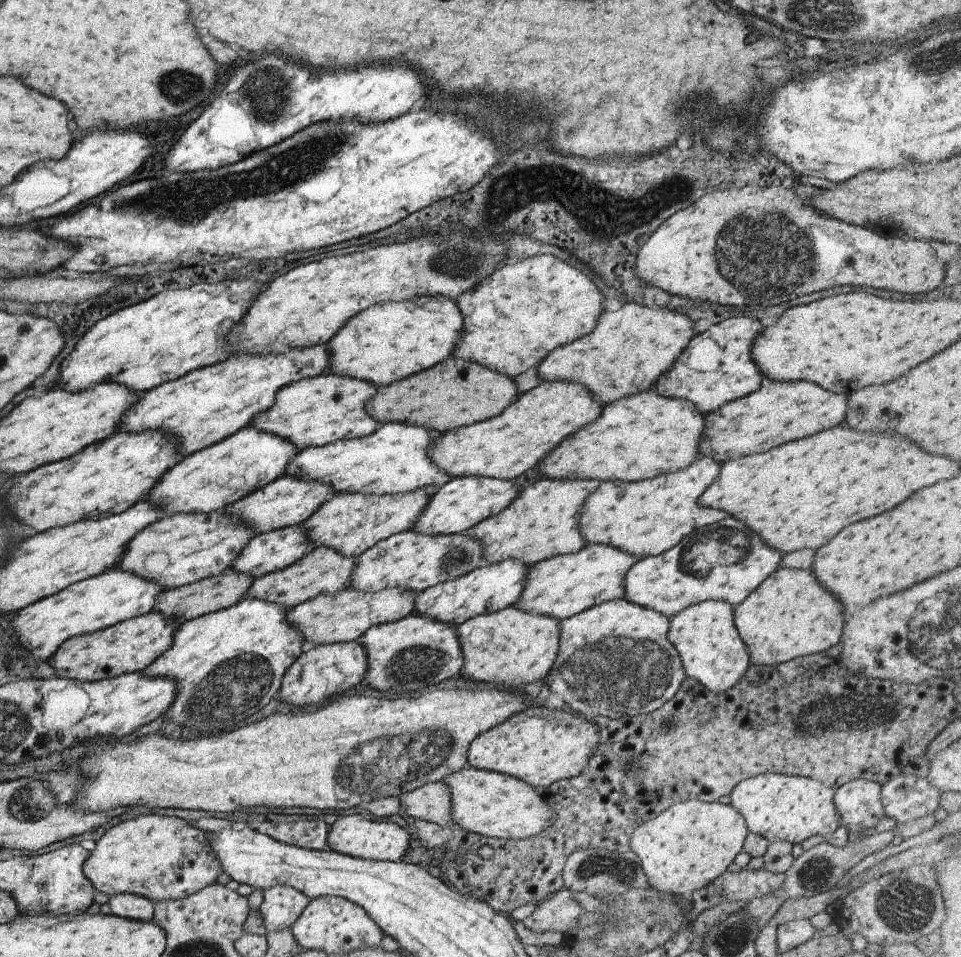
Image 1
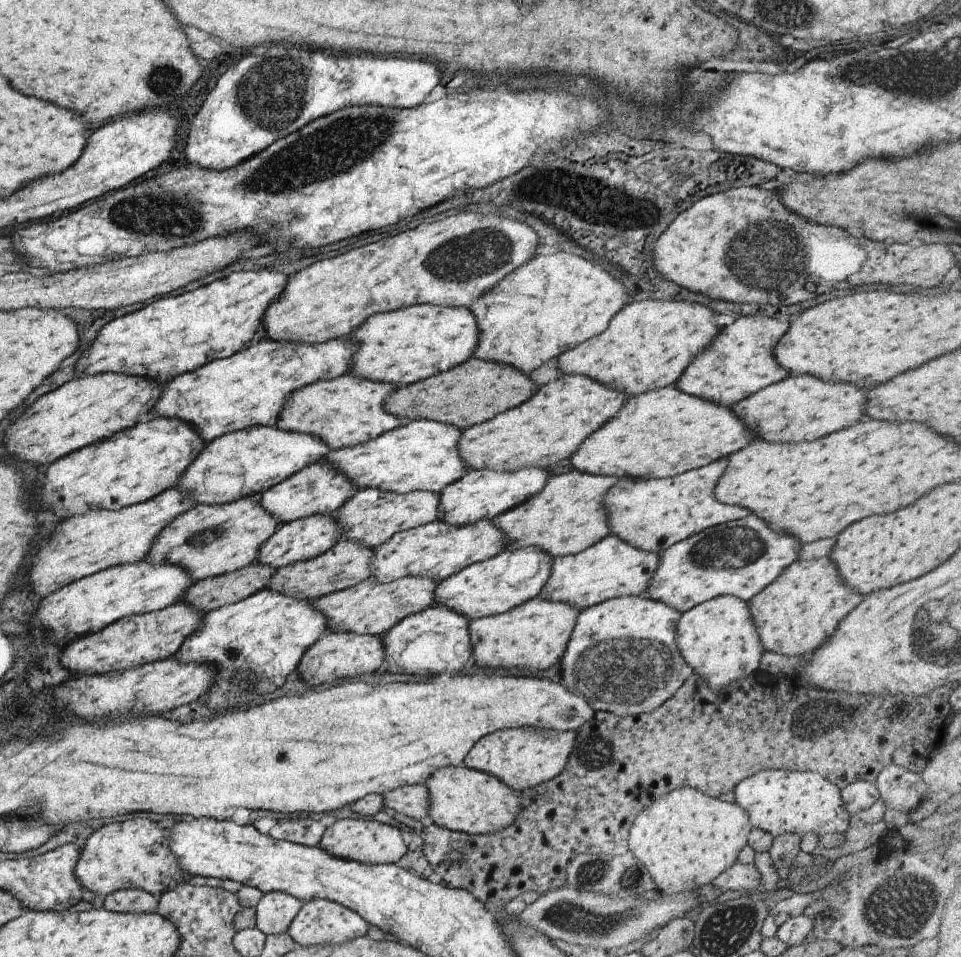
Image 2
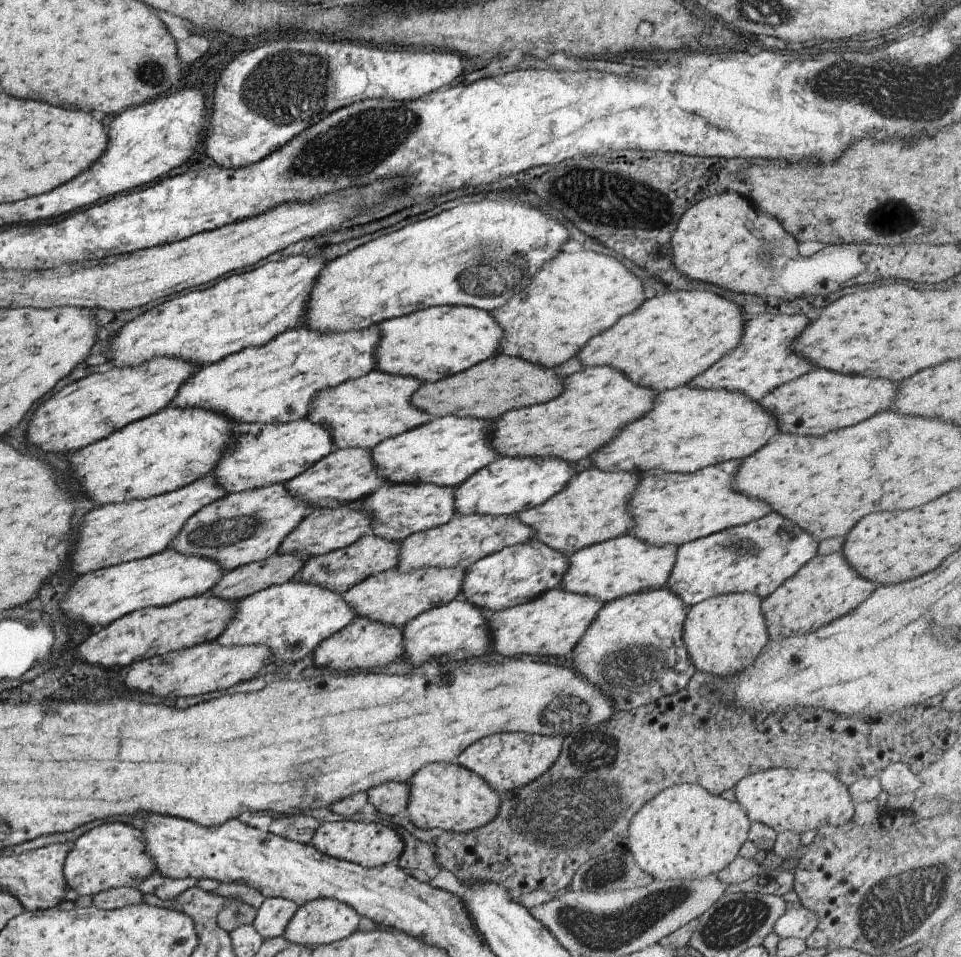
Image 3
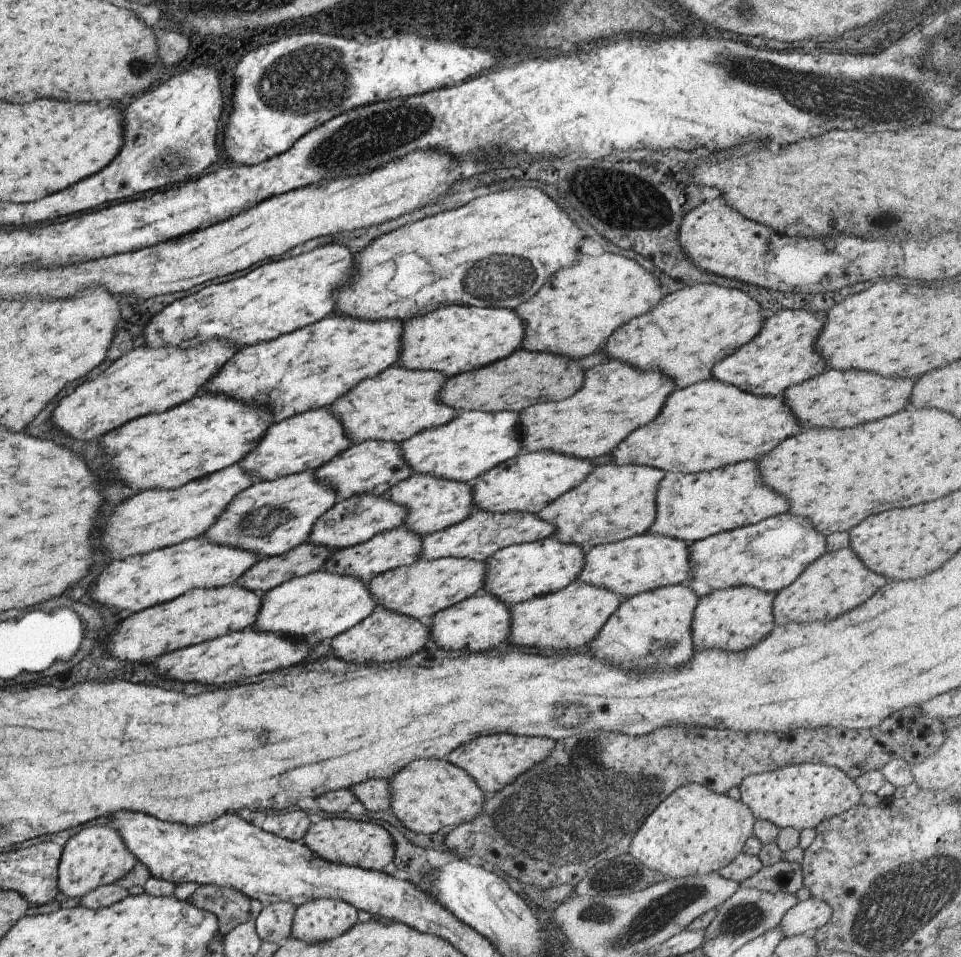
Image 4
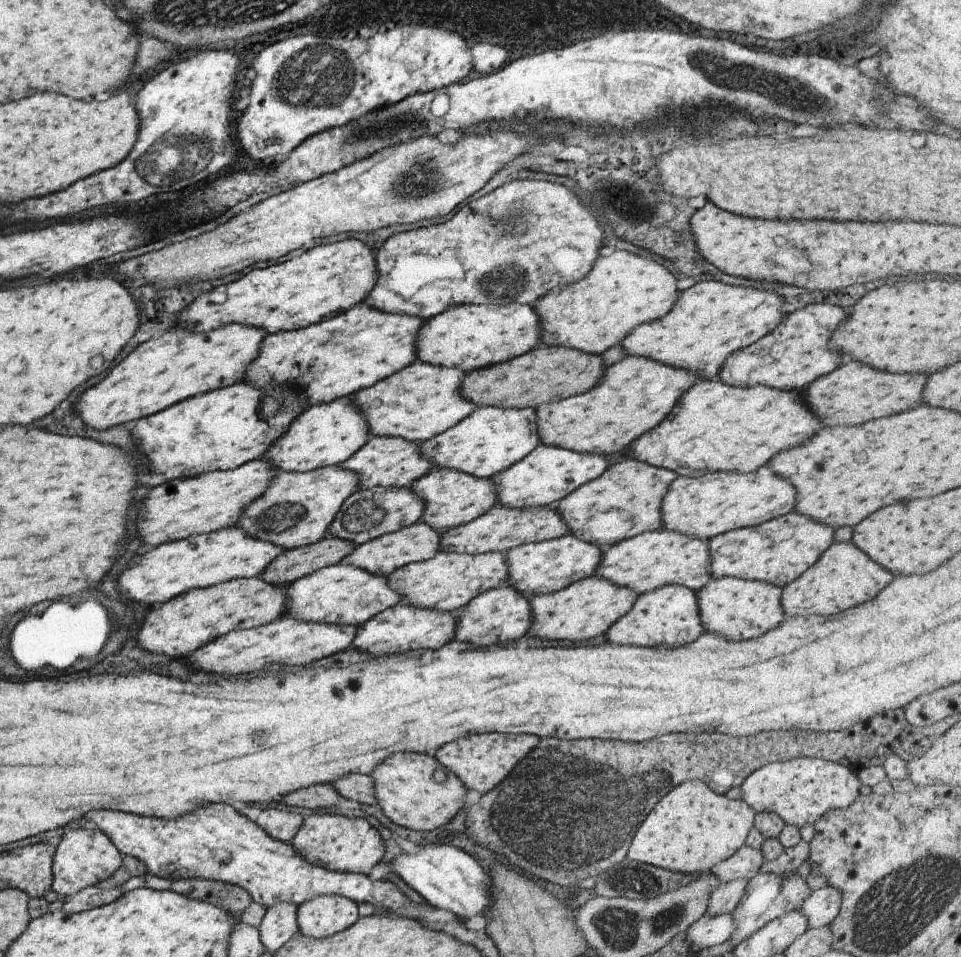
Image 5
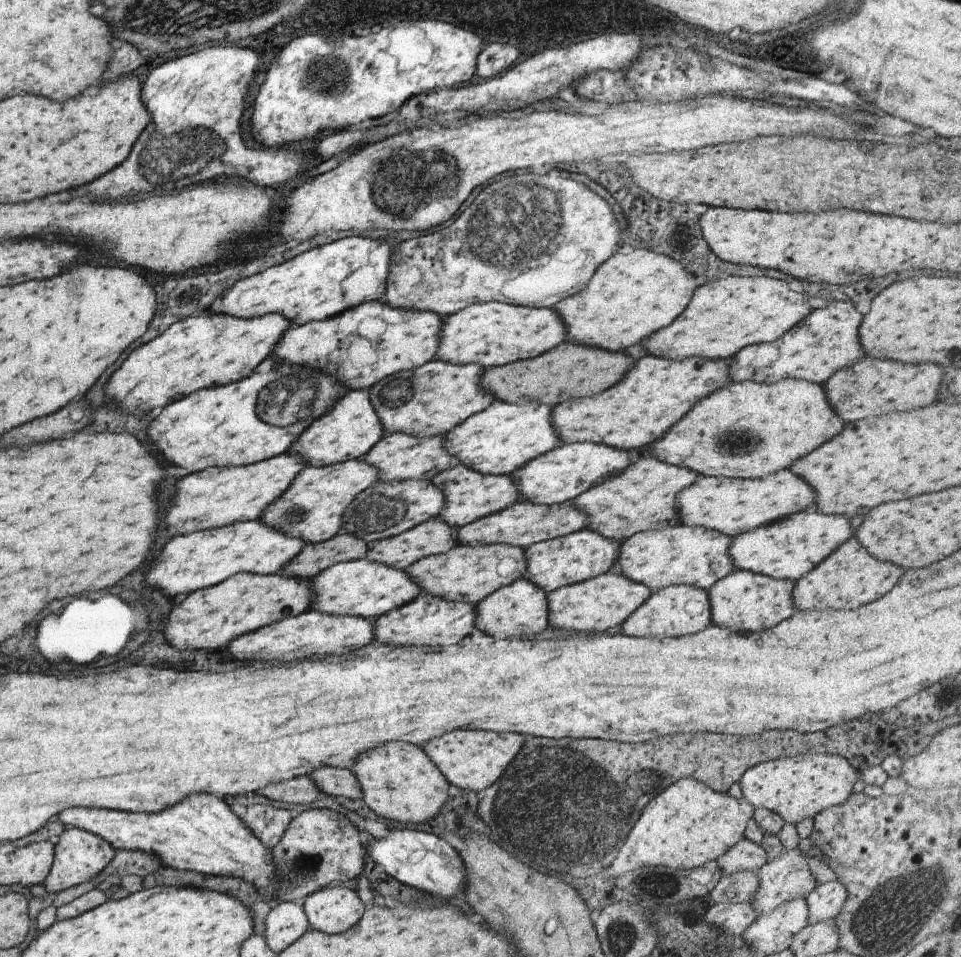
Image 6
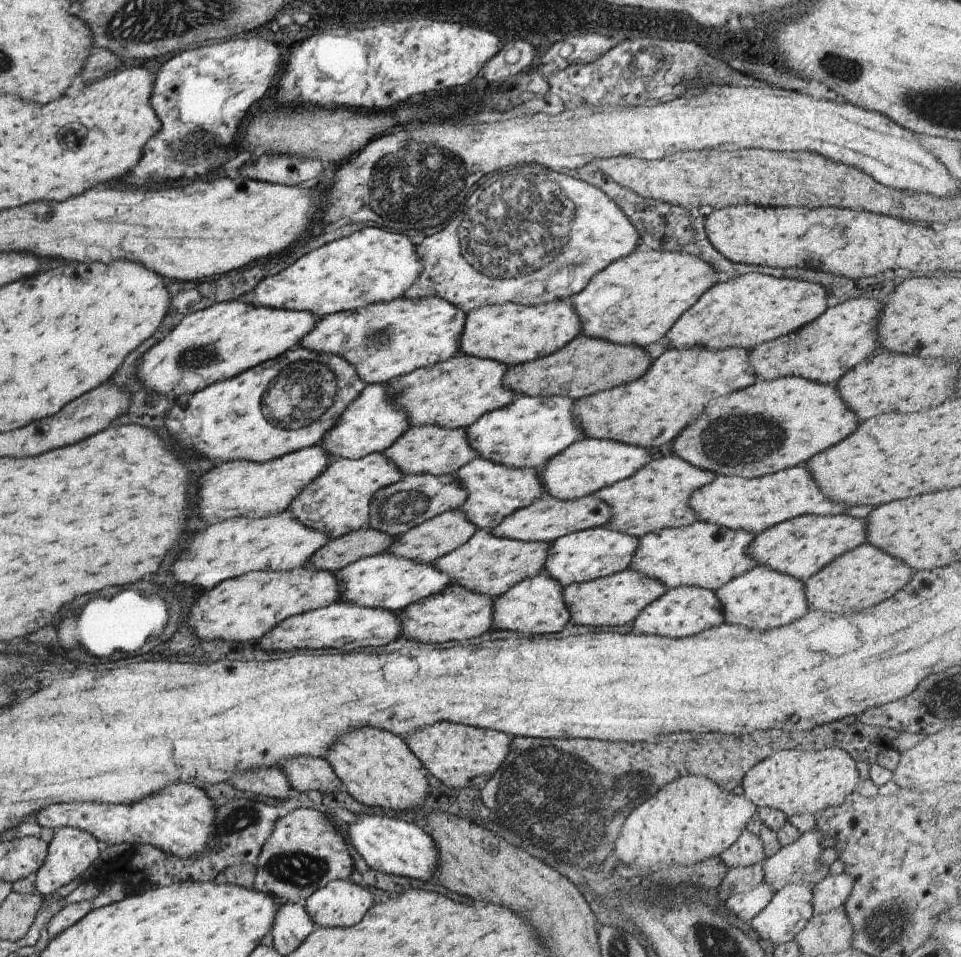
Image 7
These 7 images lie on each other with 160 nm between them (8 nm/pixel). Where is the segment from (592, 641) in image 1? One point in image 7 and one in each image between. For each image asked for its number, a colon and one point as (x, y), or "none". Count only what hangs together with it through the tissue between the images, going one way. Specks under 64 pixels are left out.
2: (621, 657)
3: (632, 650)
4: (652, 629)
5: (668, 616)
6: (675, 610)
7: (678, 612)

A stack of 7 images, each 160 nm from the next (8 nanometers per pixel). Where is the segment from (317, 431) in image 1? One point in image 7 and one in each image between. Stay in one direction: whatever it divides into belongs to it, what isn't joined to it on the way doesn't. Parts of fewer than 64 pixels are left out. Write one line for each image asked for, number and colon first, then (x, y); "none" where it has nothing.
2: (347, 410)
3: (361, 412)
4: (395, 404)
5: (415, 403)
6: (431, 399)
7: (452, 394)

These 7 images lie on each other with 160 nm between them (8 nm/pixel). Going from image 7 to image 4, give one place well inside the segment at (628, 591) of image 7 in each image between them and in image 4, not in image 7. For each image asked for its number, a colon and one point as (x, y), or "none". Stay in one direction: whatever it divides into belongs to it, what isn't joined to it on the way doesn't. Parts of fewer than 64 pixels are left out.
4: (568, 618)
5: (586, 608)
6: (593, 605)

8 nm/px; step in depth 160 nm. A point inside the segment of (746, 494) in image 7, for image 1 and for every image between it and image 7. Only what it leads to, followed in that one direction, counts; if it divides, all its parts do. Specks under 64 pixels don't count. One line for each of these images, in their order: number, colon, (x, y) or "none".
1: (643, 518)
2: (651, 514)
3: (666, 508)
4: (689, 506)
5: (702, 506)
6: (731, 506)

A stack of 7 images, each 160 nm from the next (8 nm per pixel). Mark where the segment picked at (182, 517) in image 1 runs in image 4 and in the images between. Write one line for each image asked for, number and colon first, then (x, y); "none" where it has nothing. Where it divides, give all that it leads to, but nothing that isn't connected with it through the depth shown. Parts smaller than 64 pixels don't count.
2: (205, 541)
3: (239, 528)
4: (268, 518)

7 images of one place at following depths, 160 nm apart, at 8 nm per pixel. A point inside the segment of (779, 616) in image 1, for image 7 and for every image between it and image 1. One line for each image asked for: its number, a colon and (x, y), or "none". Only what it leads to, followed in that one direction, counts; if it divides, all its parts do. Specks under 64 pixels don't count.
2: (795, 614)
3: (824, 588)
4: (835, 582)
5: (842, 576)
6: (848, 577)
7: (859, 578)

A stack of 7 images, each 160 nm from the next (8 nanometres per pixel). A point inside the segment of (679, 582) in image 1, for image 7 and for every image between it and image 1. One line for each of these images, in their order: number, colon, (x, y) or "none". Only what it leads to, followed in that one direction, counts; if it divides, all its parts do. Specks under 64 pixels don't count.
2: (740, 557)
3: (756, 557)
4: (768, 555)
5: (777, 551)
6: (787, 549)
7: (799, 546)

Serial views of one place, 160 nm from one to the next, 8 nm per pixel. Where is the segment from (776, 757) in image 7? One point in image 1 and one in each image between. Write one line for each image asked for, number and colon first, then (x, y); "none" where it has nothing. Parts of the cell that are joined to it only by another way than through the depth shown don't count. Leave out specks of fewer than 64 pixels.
1: (778, 807)
2: (776, 801)
3: (783, 799)
4: (799, 796)
5: (799, 790)
6: (797, 787)

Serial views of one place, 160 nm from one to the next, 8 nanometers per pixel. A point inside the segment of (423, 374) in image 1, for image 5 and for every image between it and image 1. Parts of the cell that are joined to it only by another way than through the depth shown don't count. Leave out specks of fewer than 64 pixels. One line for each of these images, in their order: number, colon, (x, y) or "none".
2: (469, 393)
3: (486, 390)
4: (524, 378)
5: (542, 374)

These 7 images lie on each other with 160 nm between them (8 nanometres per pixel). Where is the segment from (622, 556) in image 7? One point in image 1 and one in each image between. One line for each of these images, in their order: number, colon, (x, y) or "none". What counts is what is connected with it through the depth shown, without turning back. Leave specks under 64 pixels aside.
1: (489, 588)
2: (489, 587)
3: (516, 574)
4: (516, 573)
5: (537, 568)
6: (583, 554)

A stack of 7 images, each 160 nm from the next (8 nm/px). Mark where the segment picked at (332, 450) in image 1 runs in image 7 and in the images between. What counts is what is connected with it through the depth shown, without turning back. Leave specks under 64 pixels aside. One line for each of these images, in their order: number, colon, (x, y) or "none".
2: (421, 455)
3: (444, 451)
4: (472, 442)
5: (486, 442)
6: (499, 439)
7: (527, 432)

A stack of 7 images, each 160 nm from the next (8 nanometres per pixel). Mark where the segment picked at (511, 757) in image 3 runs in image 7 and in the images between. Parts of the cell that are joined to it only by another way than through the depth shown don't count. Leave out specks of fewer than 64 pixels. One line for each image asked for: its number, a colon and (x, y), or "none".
4: (493, 761)
5: (480, 762)
6: (468, 760)
7: (458, 756)

